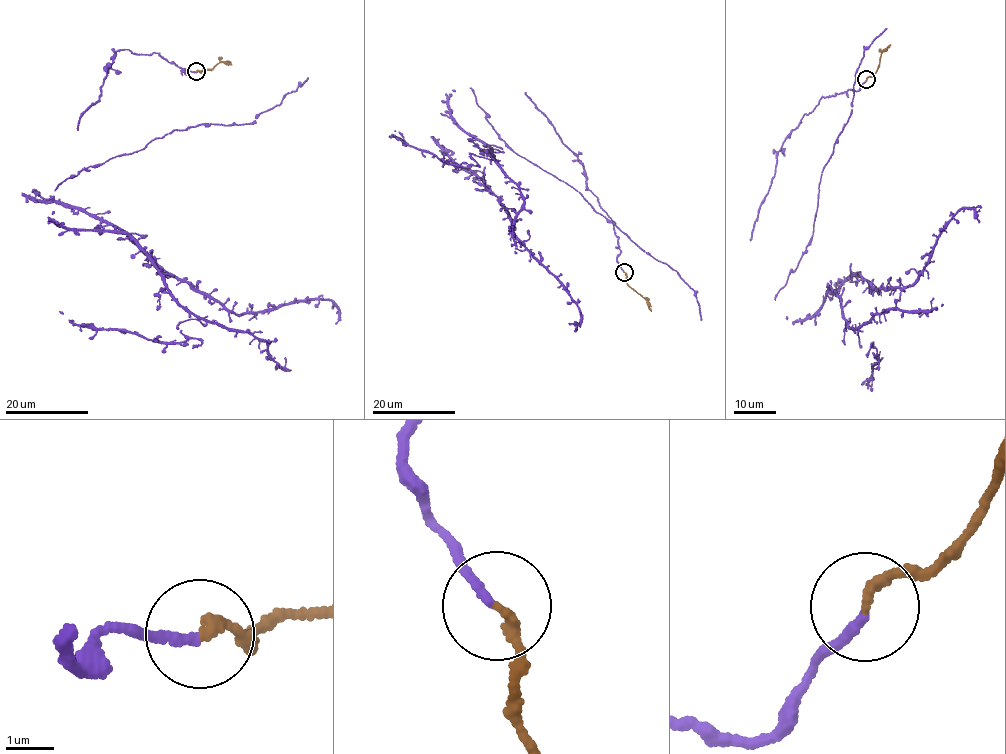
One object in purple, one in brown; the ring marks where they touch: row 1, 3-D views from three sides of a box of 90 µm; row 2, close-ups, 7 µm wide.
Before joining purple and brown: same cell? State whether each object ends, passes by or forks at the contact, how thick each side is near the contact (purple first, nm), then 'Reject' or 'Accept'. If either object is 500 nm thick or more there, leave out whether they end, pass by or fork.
At the ring purple ends. At the ring brown ends. Thickness 170 nm (purple) against 220 nm. Accept

